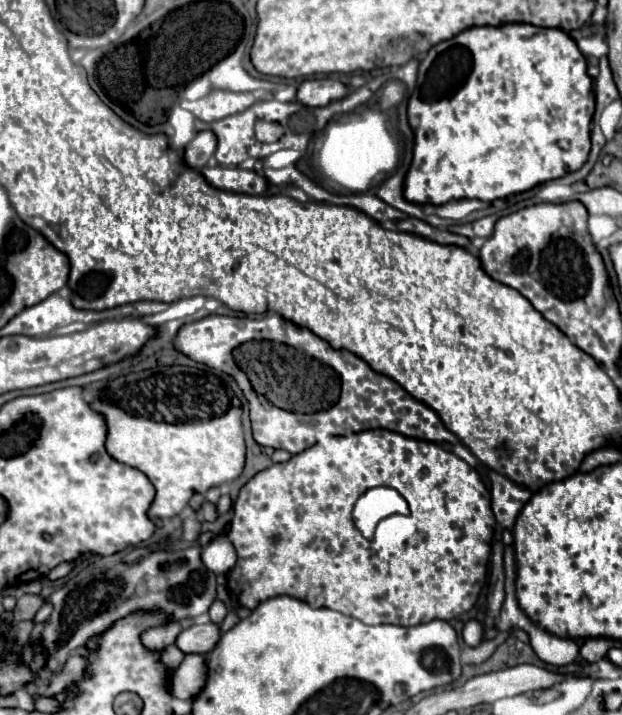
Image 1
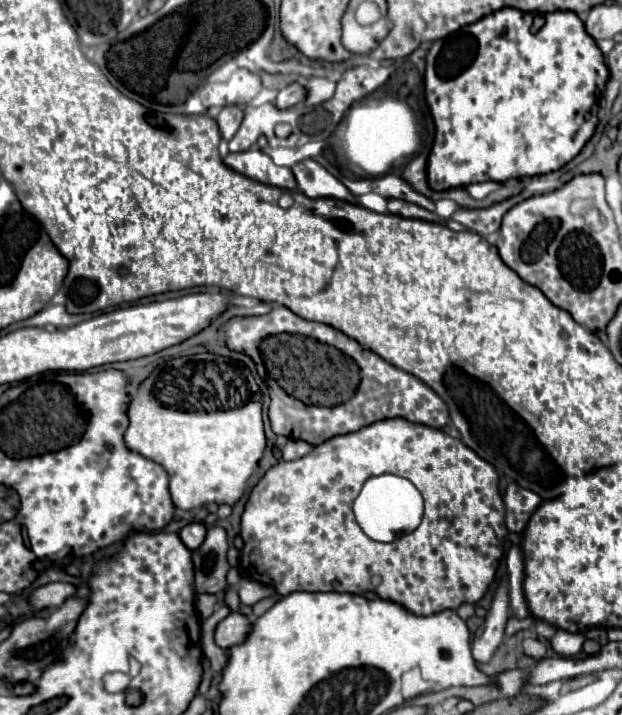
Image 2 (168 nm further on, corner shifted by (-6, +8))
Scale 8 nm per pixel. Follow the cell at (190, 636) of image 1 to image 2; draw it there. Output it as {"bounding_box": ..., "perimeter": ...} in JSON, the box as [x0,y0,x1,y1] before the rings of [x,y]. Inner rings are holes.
{"bounding_box":[214,613,248,649],"perimeter":[[[230,613],[216,625],[214,641],[220,649],[230,649],[232,645],[238,645],[246,639],[248,627],[248,617],[244,617],[242,613]]]}

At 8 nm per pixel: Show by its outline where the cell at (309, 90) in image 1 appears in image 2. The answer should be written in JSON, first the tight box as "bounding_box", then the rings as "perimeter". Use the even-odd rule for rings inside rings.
{"bounding_box":[276,83,308,109],"perimeter":[[[292,83],[288,85],[286,89],[282,89],[276,97],[276,107],[278,109],[288,109],[288,107],[294,107],[298,103],[302,103],[304,99],[308,97],[308,91],[302,83]]]}

